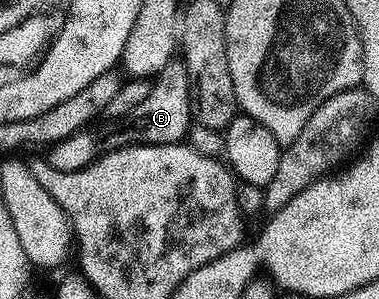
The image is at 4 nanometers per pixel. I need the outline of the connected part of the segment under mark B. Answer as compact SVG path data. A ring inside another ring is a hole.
M173 60L153 83L150 96L146 96L146 100L142 100L142 104L138 104L138 108L134 108L131 114L125 114L116 121L101 121L95 128L79 130L74 132L74 136L66 136L66 140L58 140L58 144L47 147L46 160L58 172L78 172L78 168L86 168L101 154L109 154L122 146L183 143L193 122L194 99L191 80L184 62Z

